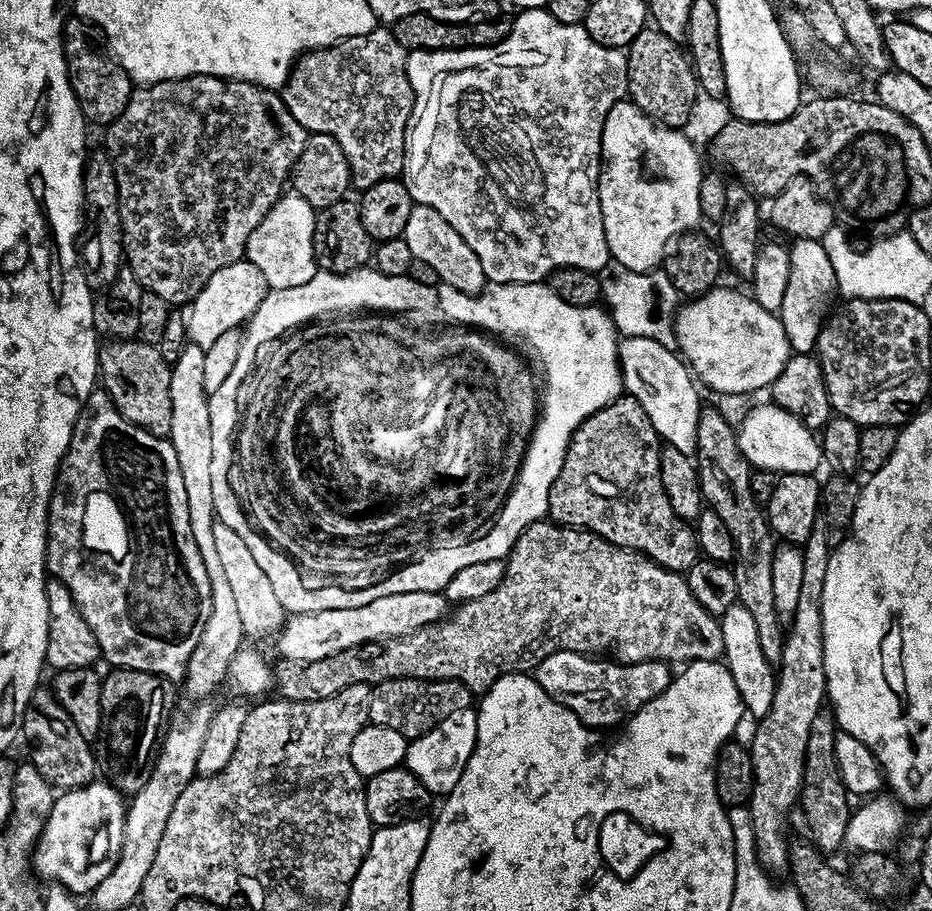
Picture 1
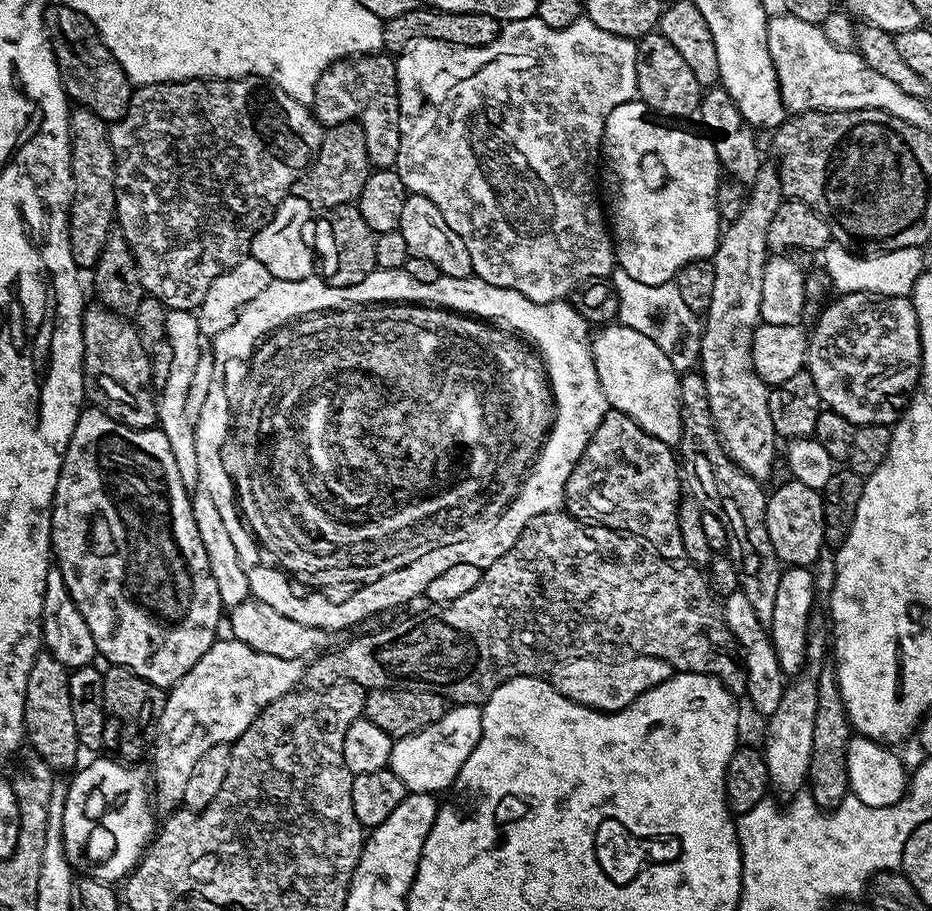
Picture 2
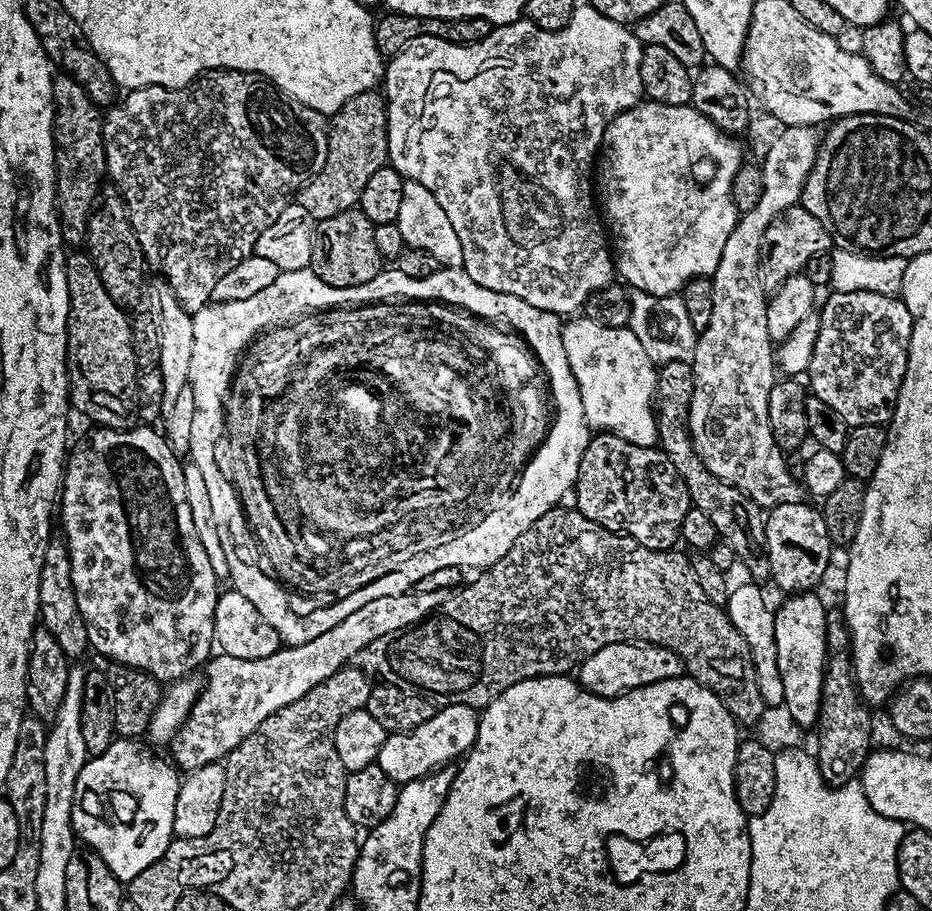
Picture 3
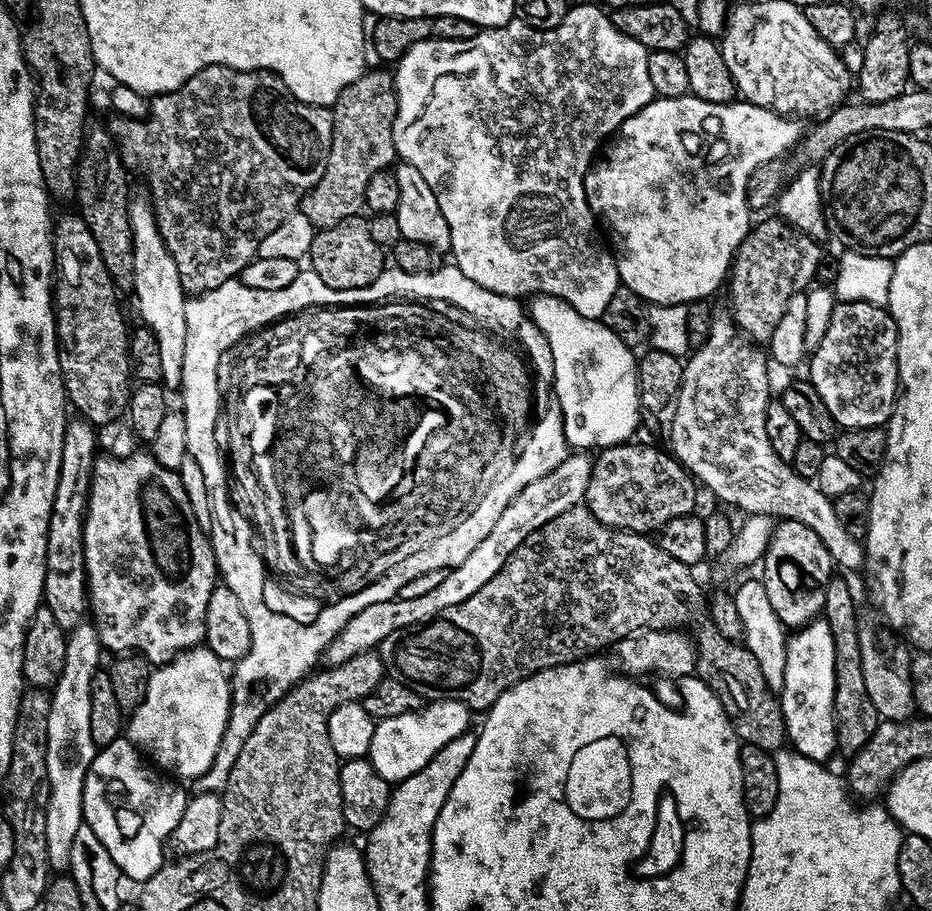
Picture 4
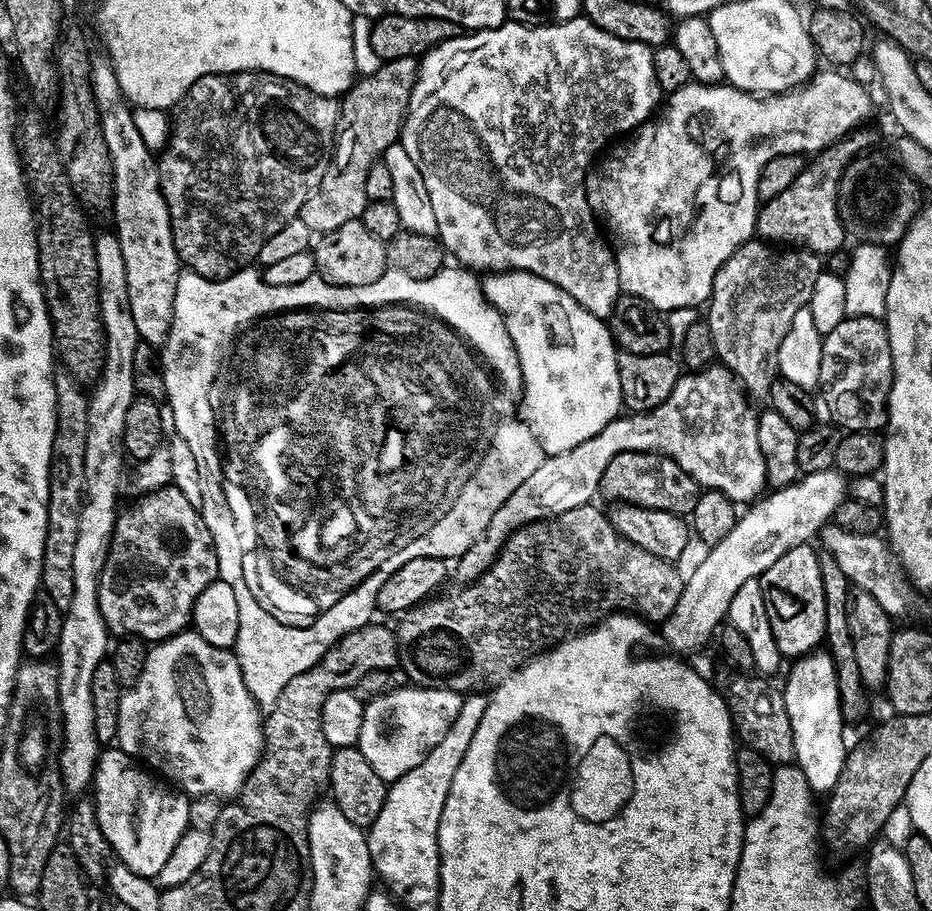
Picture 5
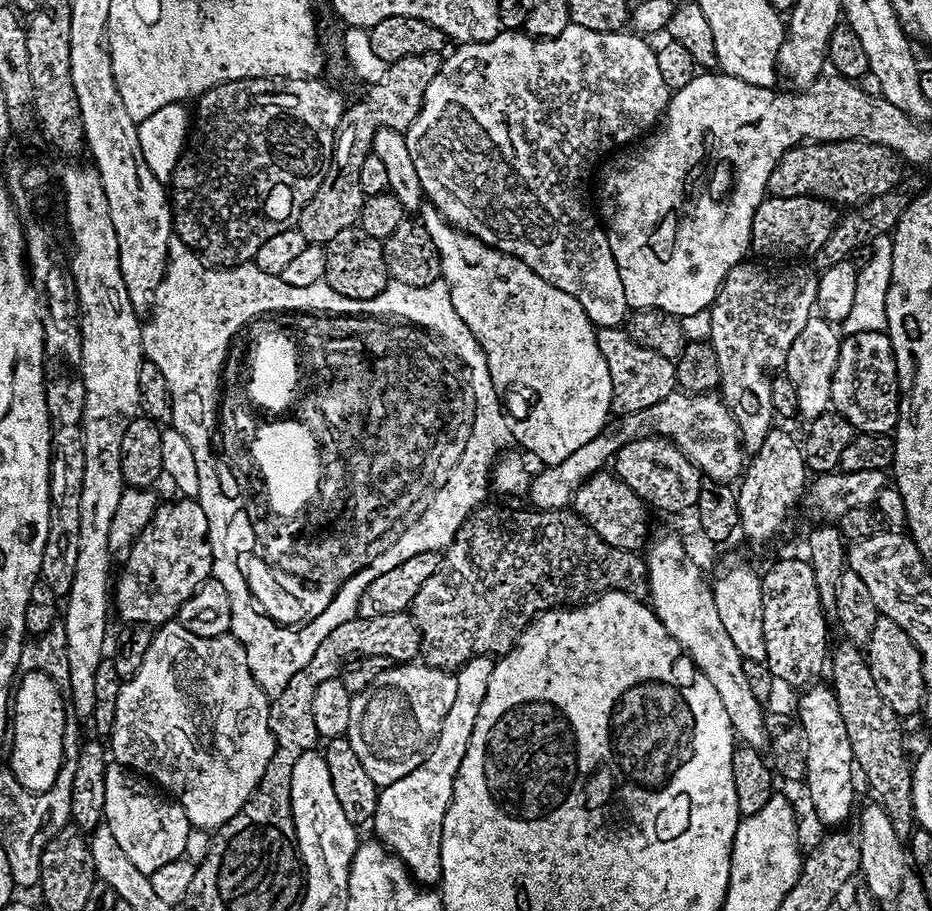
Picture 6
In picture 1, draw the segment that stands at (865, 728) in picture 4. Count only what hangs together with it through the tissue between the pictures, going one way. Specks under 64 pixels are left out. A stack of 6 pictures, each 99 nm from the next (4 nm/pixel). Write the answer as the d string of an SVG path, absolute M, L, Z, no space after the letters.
M822 710L814 718L806 743L804 783L798 801L798 808L804 811L804 820L808 823L807 835L822 854L836 852L845 847L844 835L854 811L853 805L848 805L850 793L840 779L838 758L834 754L837 731L838 725L831 711Z

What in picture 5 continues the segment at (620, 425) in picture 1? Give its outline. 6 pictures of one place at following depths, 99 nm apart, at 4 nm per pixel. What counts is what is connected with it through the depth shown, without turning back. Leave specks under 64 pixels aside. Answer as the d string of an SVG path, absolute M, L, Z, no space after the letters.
M623 452L614 458L610 458L610 466L600 479L601 497L605 496L608 502L619 502L621 504L637 504L643 508L653 508L654 510L666 510L677 514L690 514L695 510L695 504L698 502L702 489L696 483L694 477L686 474L678 462L674 462L669 456L661 456L658 452Z

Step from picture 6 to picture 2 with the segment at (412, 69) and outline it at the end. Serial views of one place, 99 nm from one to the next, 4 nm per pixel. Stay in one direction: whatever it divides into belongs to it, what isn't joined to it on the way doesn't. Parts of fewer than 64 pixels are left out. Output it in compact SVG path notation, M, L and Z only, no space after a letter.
M334 124L324 128L324 137L316 157L296 182L295 195L301 196L313 210L323 210L359 201L362 186L370 171L366 138L359 124Z

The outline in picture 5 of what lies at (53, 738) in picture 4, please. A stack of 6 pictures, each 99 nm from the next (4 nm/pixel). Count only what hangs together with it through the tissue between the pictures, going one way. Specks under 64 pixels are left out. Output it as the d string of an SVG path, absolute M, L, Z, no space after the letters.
M108 230L101 236L97 235L94 243L98 258L100 317L104 327L104 368L100 371L100 379L95 381L93 388L96 389L91 389L88 402L84 503L80 505L78 542L74 542L74 595L70 597L70 606L63 609L64 621L62 622L60 647L54 656L58 670L58 698L60 699L58 721L60 720L61 726L64 727L64 741L60 744L58 767L64 783L64 791L68 794L82 794L87 791L93 776L96 775L96 761L102 751L102 745L97 742L94 734L94 701L90 699L90 681L94 675L94 666L98 666L109 655L110 633L104 625L102 610L98 606L98 590L100 588L100 571L108 557L108 548L112 544L112 531L118 515L116 499L120 496L120 479L124 476L126 453L121 447L121 440L123 438L123 424L126 422L126 412L130 409L136 396L134 390L134 350L142 343L138 330L134 326L134 314L130 314L130 294L126 286L126 262L122 258L122 246L118 242L115 231Z

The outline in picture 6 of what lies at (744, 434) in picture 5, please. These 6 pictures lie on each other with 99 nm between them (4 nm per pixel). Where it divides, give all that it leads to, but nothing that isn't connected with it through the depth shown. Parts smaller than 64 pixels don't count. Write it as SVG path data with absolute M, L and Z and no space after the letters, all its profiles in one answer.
M677 390L662 398L662 402L647 408L645 412L630 412L621 420L624 421L617 432L609 431L607 434L595 436L590 442L586 442L586 446L578 446L578 450L574 450L570 458L541 467L541 472L537 476L535 473L530 480L531 507L536 510L568 508L580 485L585 484L594 473L601 471L607 465L604 463L607 460L609 463L623 444L637 439L645 429L664 437L665 440L671 440L705 477L723 482L736 482L741 479L746 467L746 453L740 442L740 428L719 395Z

